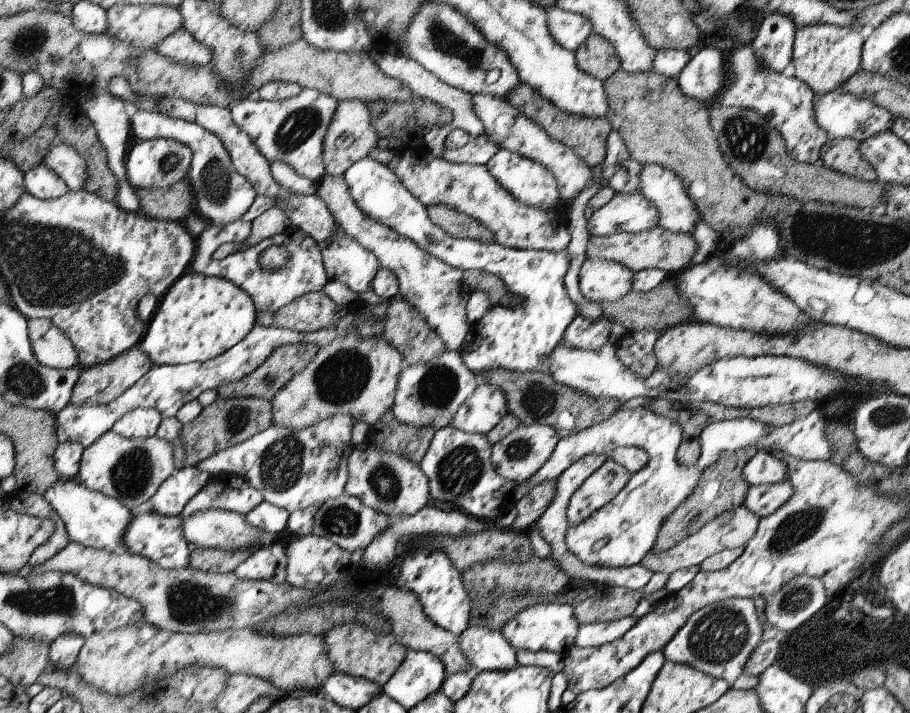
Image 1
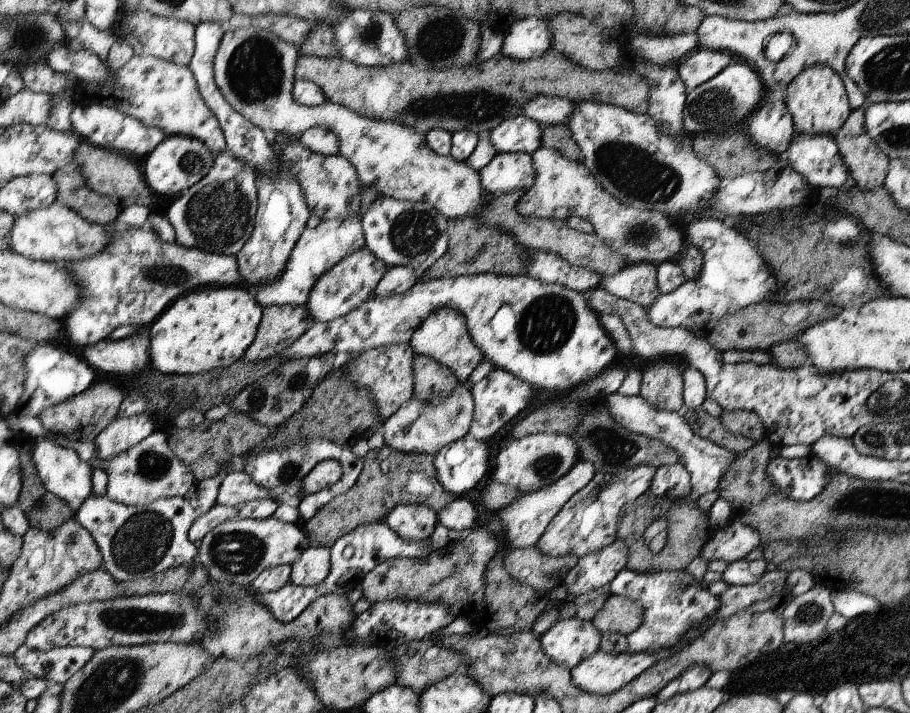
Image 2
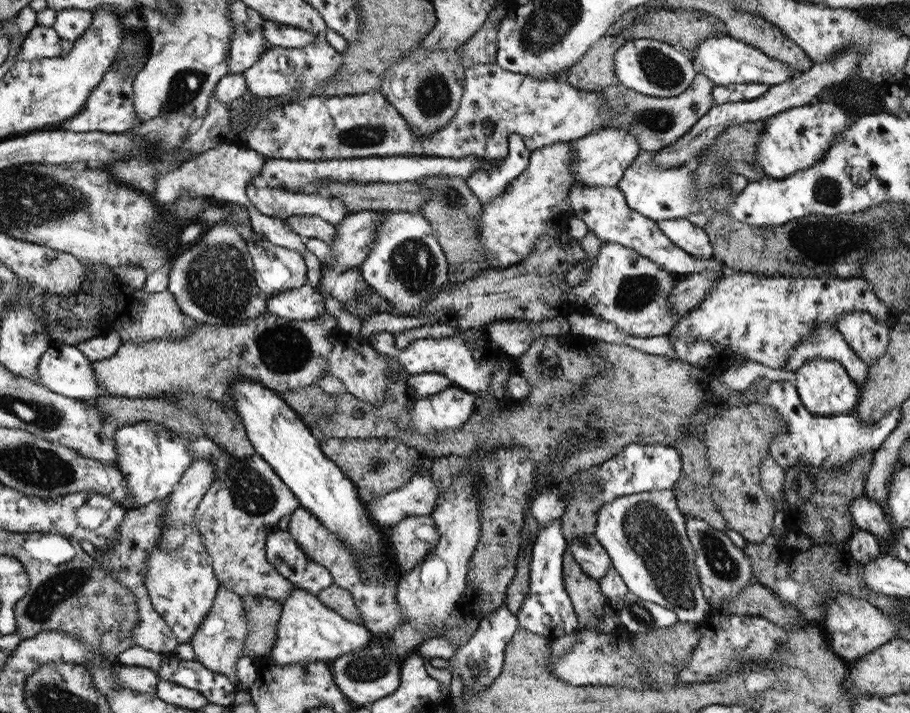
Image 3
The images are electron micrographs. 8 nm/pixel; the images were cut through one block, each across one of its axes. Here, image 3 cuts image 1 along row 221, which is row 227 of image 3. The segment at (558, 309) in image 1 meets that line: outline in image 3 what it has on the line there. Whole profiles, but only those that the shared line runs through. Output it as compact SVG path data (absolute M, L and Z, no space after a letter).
M383 211L374 248L360 266L366 284L392 305L394 314L414 313L448 283L448 261L432 224L419 212Z

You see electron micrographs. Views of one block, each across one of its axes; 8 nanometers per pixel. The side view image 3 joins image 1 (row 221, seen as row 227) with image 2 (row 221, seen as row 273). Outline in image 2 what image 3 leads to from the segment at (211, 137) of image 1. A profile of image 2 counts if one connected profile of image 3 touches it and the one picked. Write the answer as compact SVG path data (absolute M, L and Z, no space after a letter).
M228 149L214 157L208 174L182 191L164 210L174 232L176 243L184 248L198 248L216 254L237 255L254 230L258 208L257 174L252 165L234 158Z

